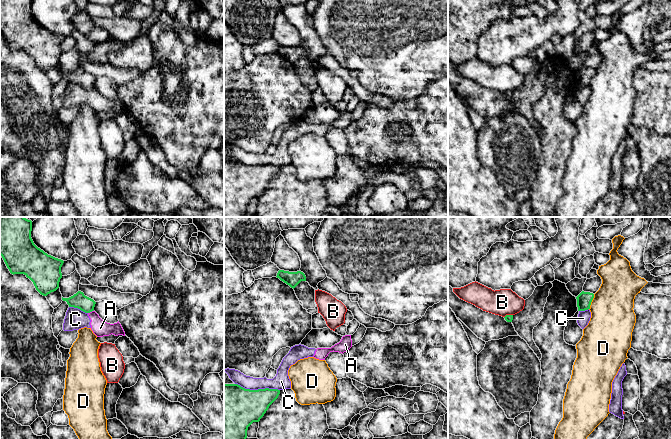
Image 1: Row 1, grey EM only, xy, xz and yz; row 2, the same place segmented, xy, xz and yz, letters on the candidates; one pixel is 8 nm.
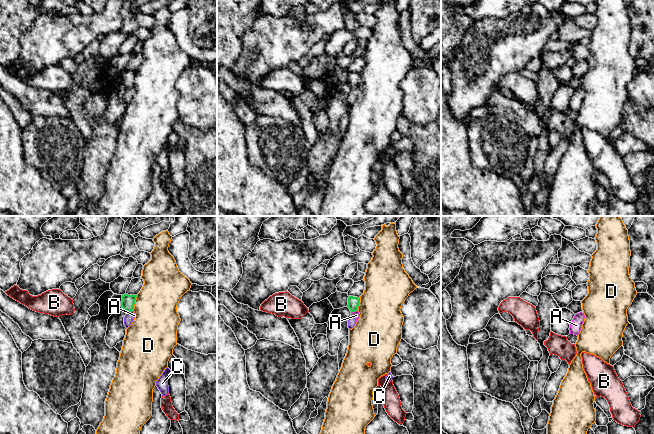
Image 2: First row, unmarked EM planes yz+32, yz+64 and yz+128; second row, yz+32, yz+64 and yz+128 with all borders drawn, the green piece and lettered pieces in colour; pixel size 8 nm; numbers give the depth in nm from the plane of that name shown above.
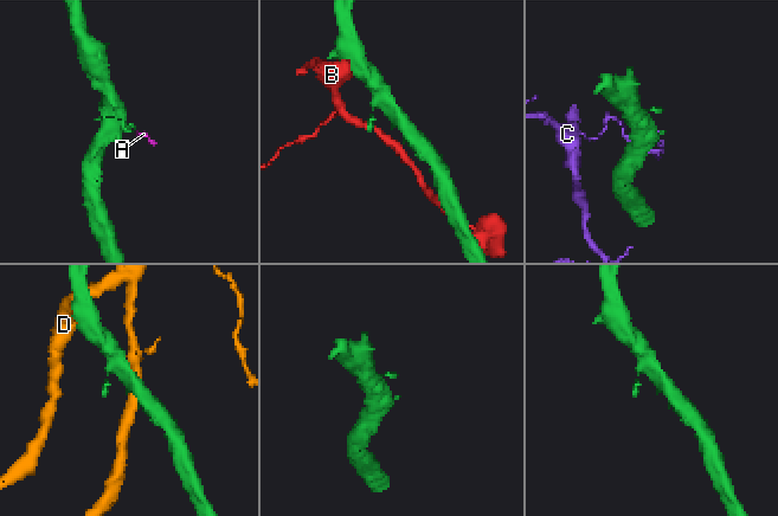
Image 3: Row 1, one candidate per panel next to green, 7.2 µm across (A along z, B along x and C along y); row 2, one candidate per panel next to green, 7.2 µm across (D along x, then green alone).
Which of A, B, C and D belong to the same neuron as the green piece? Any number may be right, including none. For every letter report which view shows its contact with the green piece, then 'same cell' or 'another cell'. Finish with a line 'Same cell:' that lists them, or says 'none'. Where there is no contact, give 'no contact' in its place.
A: xy | another cell
B: yz | another cell
C: xz | another cell
D: yz | another cell
Same cell: none

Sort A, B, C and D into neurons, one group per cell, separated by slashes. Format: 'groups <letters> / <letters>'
groups A C / B / D

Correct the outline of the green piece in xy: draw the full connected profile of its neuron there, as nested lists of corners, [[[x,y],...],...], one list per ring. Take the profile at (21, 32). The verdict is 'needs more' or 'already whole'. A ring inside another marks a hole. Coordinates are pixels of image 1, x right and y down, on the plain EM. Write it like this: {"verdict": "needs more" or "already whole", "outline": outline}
{"verdict": "already whole", "outline": [[[0,0],[0,31],[11,50],[24,50],[43,72],[59,64],[63,36],[48,31],[31,14],[32,0]]]}

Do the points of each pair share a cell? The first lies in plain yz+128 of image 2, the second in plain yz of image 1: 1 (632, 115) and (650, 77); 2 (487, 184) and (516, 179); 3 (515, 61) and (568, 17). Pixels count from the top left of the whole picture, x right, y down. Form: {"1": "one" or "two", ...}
{"1": "two", "2": "two", "3": "one"}

